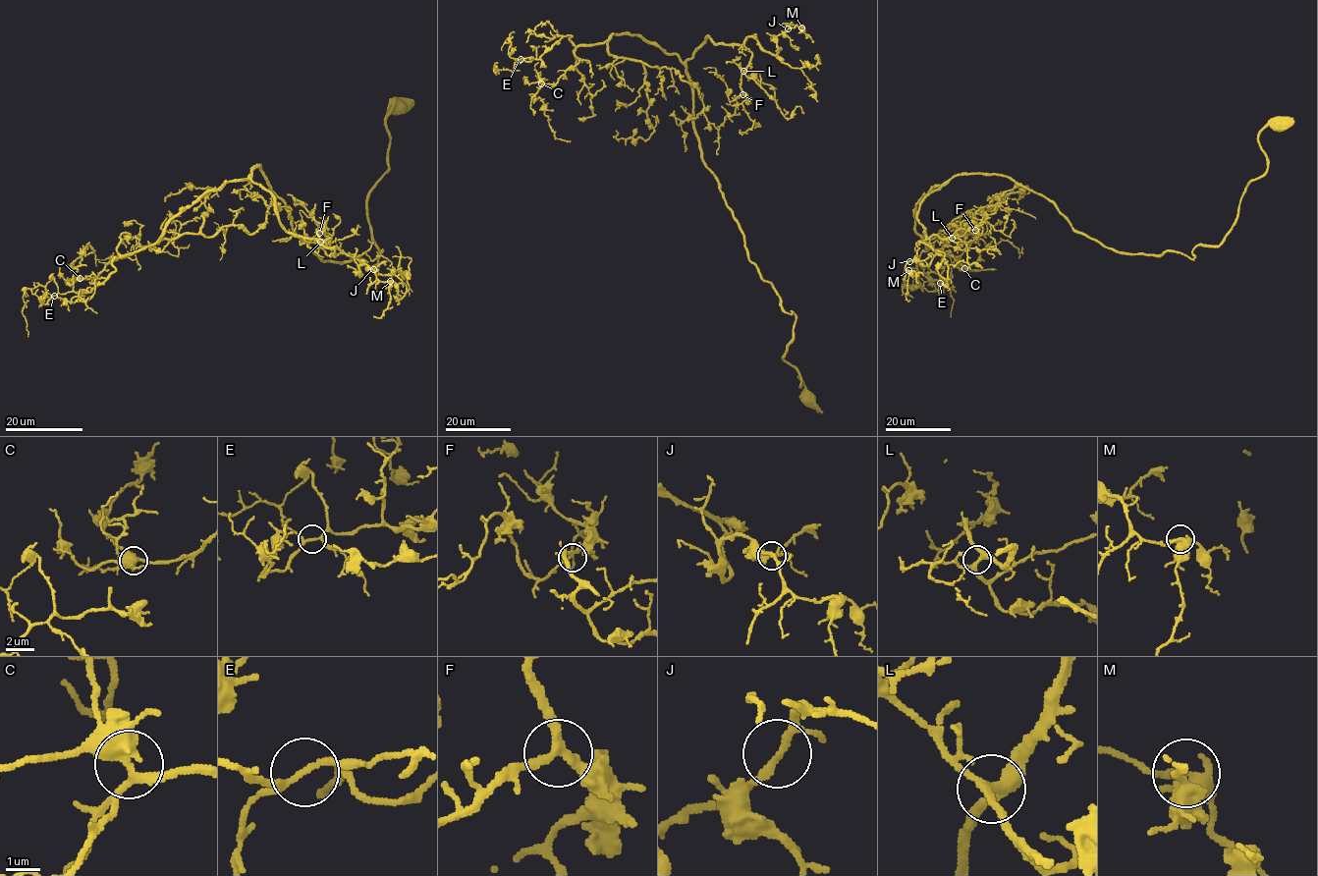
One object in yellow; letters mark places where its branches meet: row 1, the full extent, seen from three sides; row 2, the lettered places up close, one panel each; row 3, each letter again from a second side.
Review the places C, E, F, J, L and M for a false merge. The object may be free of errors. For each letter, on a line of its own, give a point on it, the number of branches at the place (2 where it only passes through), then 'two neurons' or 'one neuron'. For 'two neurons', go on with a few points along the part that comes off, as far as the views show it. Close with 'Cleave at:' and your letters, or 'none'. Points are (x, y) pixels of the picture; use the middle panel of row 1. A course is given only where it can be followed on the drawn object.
C: (541, 83) | 4 | one neuron
E: (521, 59) | 4 | one neuron
F: (742, 94) | 4 | one neuron
J: (788, 28) | 3 | one neuron
L: (743, 71) | 4 | one neuron
M: (801, 27) | 5 | one neuron
Cleave at: none

